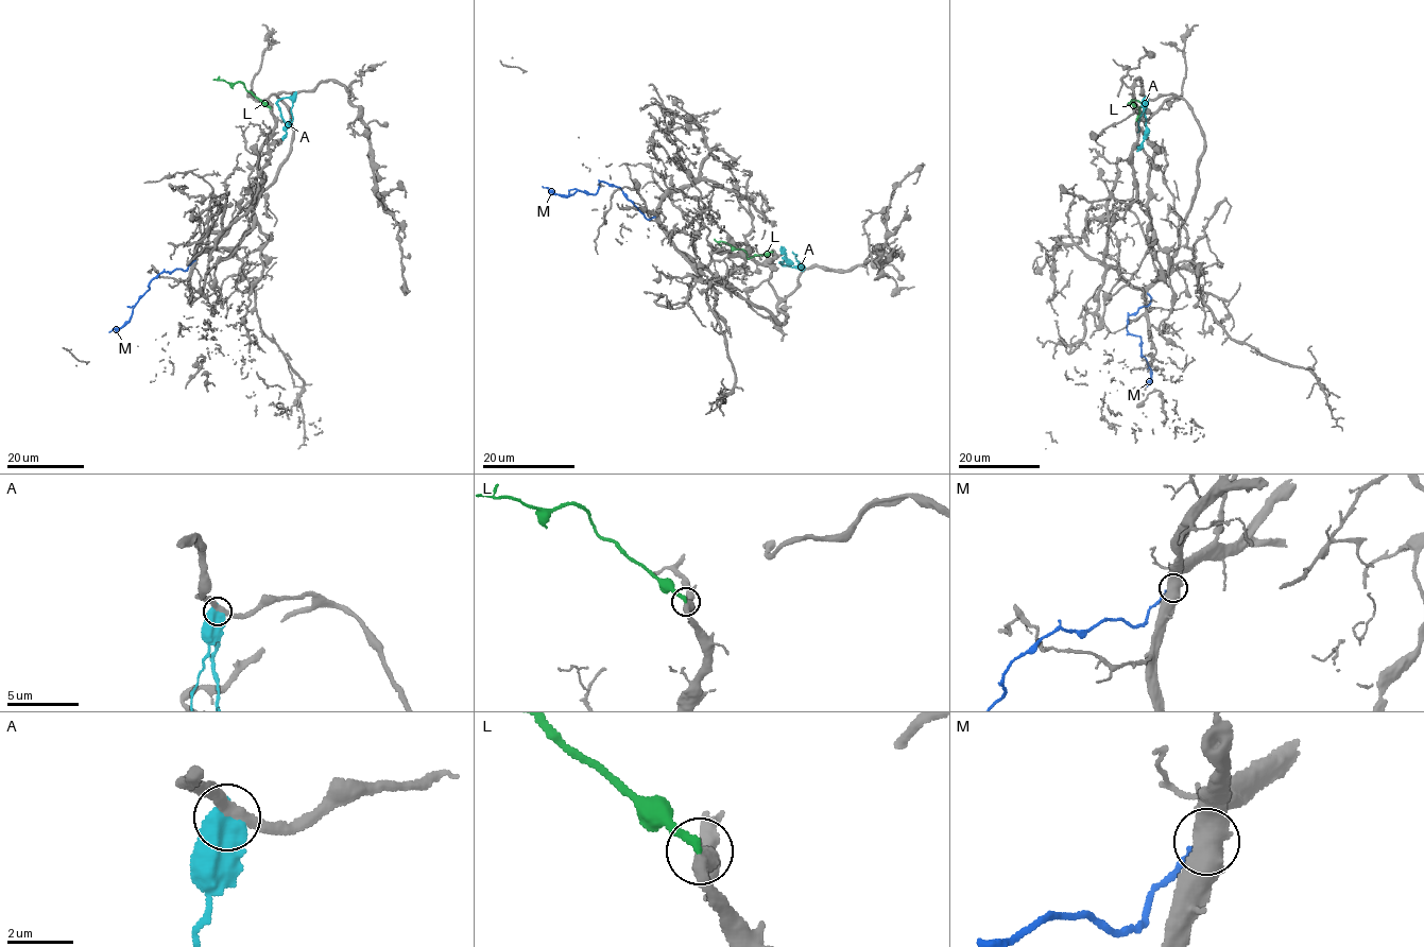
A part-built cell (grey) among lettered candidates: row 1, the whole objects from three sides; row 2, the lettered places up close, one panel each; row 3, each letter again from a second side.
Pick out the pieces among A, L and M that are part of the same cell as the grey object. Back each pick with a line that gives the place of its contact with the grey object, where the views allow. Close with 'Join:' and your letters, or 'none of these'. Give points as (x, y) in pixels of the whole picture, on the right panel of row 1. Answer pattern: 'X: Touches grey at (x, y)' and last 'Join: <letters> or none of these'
Join: none of these

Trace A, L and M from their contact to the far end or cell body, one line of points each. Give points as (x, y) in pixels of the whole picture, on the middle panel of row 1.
A: (803, 269), (782, 263), (786, 260), (782, 246)
L: (773, 251), (748, 258), (741, 250), (714, 239)
M: (654, 216), (645, 217), (620, 189), (604, 182), (595, 194), (578, 190), (556, 194), (542, 186)

